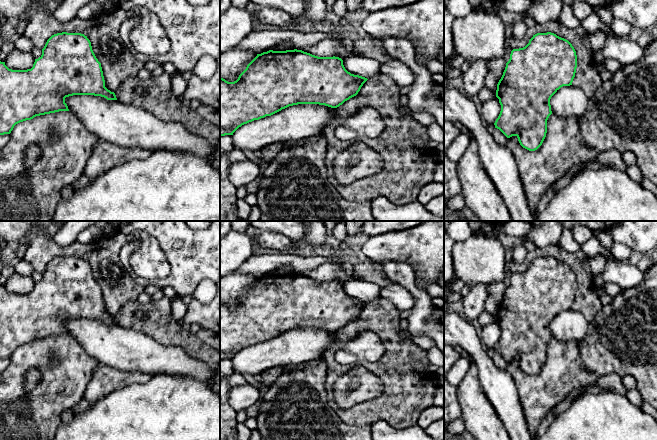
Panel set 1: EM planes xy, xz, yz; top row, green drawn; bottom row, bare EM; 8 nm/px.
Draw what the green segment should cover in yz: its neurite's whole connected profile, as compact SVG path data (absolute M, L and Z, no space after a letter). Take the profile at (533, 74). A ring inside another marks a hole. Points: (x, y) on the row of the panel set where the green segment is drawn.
M551 32L537 33L525 47L513 49L497 84L496 97L501 111L494 123L495 128L507 138L516 136L523 148L535 151L546 137L547 120L552 113L562 118L577 117L583 144L599 153L609 149L620 153L633 152L643 177L657 185L657 39L644 50L639 61L621 67L609 81L602 82L591 98L572 85L576 68L577 55L572 44Z

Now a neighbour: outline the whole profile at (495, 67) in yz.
M503 58L491 59L487 62L487 75L485 77L485 87L491 91L497 90L497 84L501 79L506 67Z

